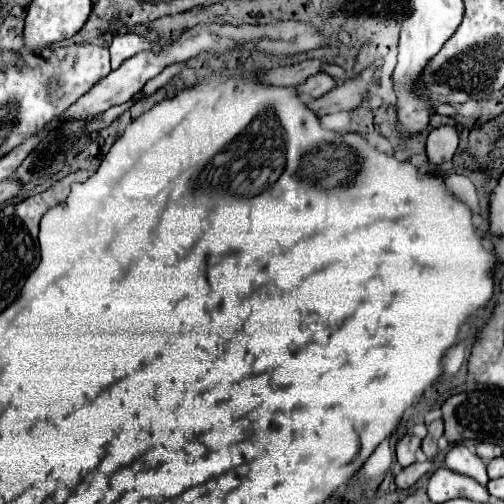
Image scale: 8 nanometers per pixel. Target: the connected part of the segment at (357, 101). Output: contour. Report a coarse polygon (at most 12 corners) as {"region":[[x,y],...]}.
{"region":[[375,68],[335,86],[307,108],[317,116],[353,110],[375,86]]}

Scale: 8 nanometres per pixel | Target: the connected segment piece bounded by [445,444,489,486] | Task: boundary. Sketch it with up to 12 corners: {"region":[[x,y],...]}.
{"region":[[455,444],[445,454],[445,468],[487,484],[485,462]]}

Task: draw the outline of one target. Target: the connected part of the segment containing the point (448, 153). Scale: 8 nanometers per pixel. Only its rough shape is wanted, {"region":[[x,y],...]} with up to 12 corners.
{"region":[[455,126],[429,132],[427,158],[441,166],[451,160],[459,144]]}

